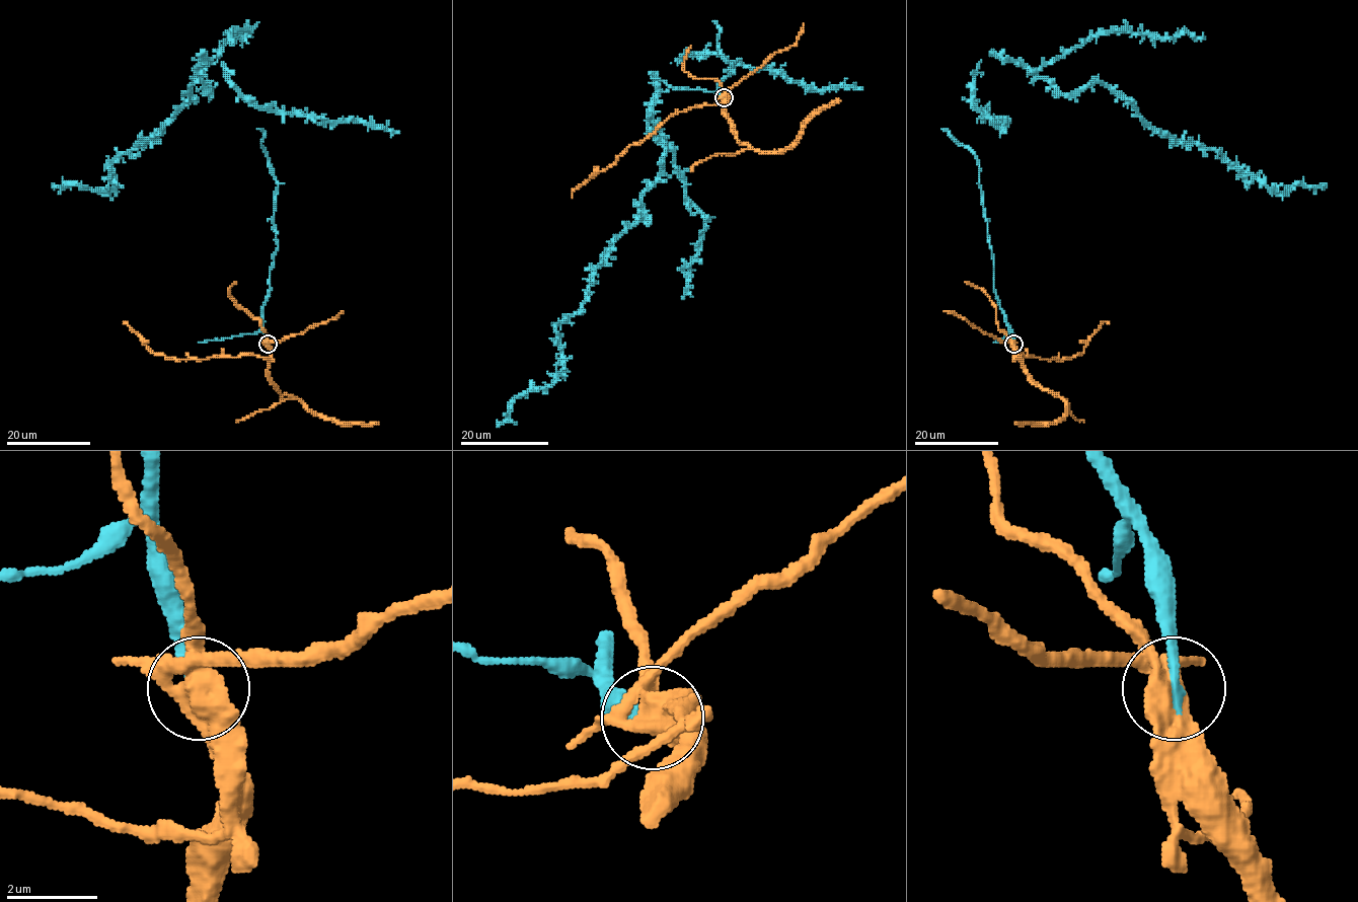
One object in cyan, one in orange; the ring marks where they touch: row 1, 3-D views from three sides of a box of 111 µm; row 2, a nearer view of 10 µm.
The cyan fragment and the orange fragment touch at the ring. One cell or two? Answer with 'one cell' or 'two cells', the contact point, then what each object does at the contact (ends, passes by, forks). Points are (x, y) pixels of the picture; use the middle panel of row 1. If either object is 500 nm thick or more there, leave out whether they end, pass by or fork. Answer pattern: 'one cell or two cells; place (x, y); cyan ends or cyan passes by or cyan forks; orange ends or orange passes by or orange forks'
two cells; place (724, 97); cyan ends; orange forks

